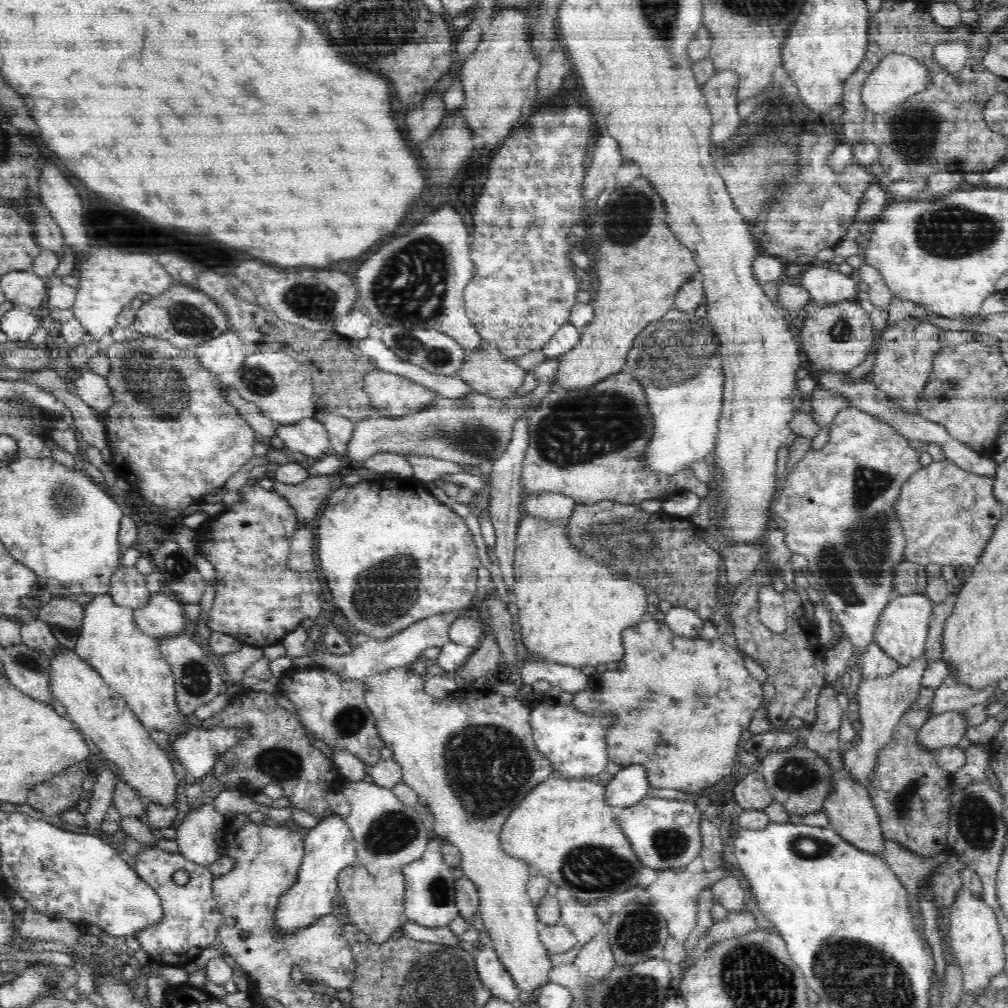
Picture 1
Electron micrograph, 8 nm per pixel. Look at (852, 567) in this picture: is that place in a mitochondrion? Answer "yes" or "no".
yes

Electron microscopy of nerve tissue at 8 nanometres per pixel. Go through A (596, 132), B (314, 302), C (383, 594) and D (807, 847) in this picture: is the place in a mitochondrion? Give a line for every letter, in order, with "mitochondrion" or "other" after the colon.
A: other
B: mitochondrion
C: mitochondrion
D: mitochondrion

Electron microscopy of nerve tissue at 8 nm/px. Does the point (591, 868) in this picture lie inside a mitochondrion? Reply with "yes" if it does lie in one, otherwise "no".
yes

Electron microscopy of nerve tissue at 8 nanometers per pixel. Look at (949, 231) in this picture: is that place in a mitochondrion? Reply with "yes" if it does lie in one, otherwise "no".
yes

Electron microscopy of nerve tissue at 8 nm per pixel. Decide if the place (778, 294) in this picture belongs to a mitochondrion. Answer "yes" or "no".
no

